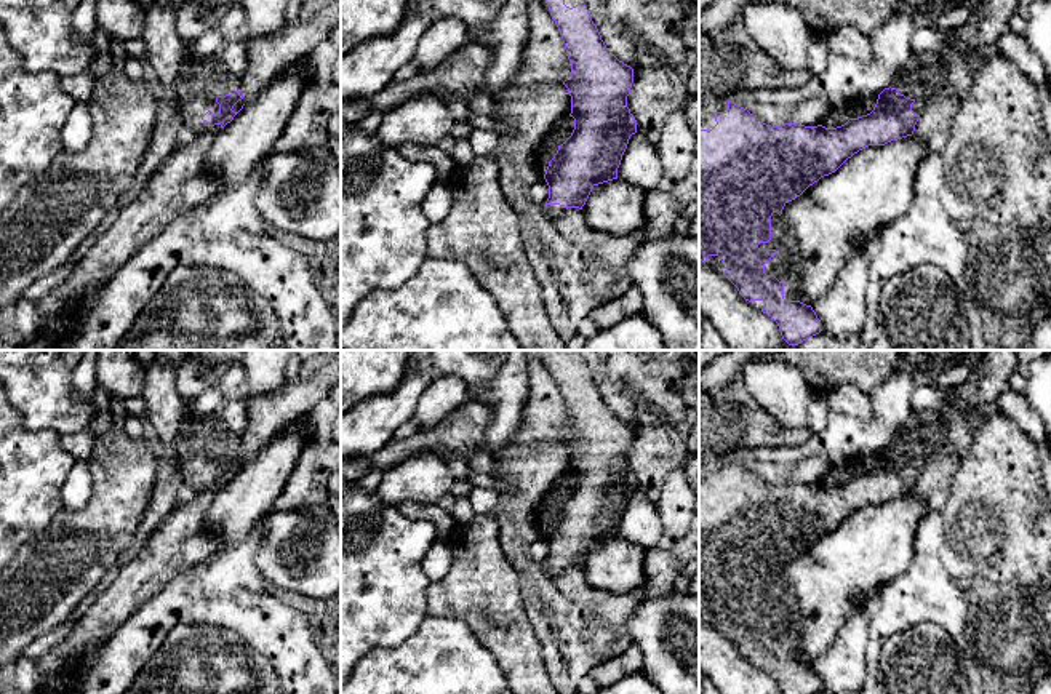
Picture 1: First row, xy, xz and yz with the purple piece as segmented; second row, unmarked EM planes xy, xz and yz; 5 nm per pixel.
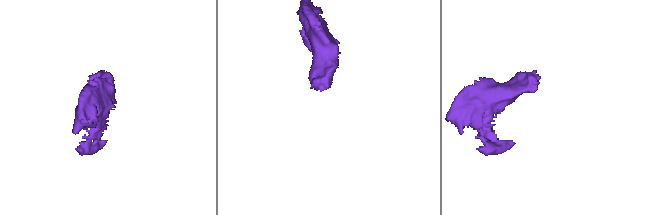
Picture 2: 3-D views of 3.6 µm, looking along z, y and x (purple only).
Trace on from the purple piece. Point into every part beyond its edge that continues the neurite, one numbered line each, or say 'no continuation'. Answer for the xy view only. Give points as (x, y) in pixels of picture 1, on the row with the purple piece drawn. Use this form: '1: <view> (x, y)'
1: xy (197, 88)

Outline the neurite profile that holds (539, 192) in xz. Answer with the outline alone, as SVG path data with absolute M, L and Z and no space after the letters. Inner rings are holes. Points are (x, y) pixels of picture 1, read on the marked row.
M542 177L541 181L537 181L536 184L531 185L529 189L529 195L531 200L537 205L537 206L544 206L547 198L549 198L549 185L545 182L545 179Z

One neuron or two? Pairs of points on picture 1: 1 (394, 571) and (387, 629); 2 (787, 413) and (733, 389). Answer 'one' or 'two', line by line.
1: one
2: two

